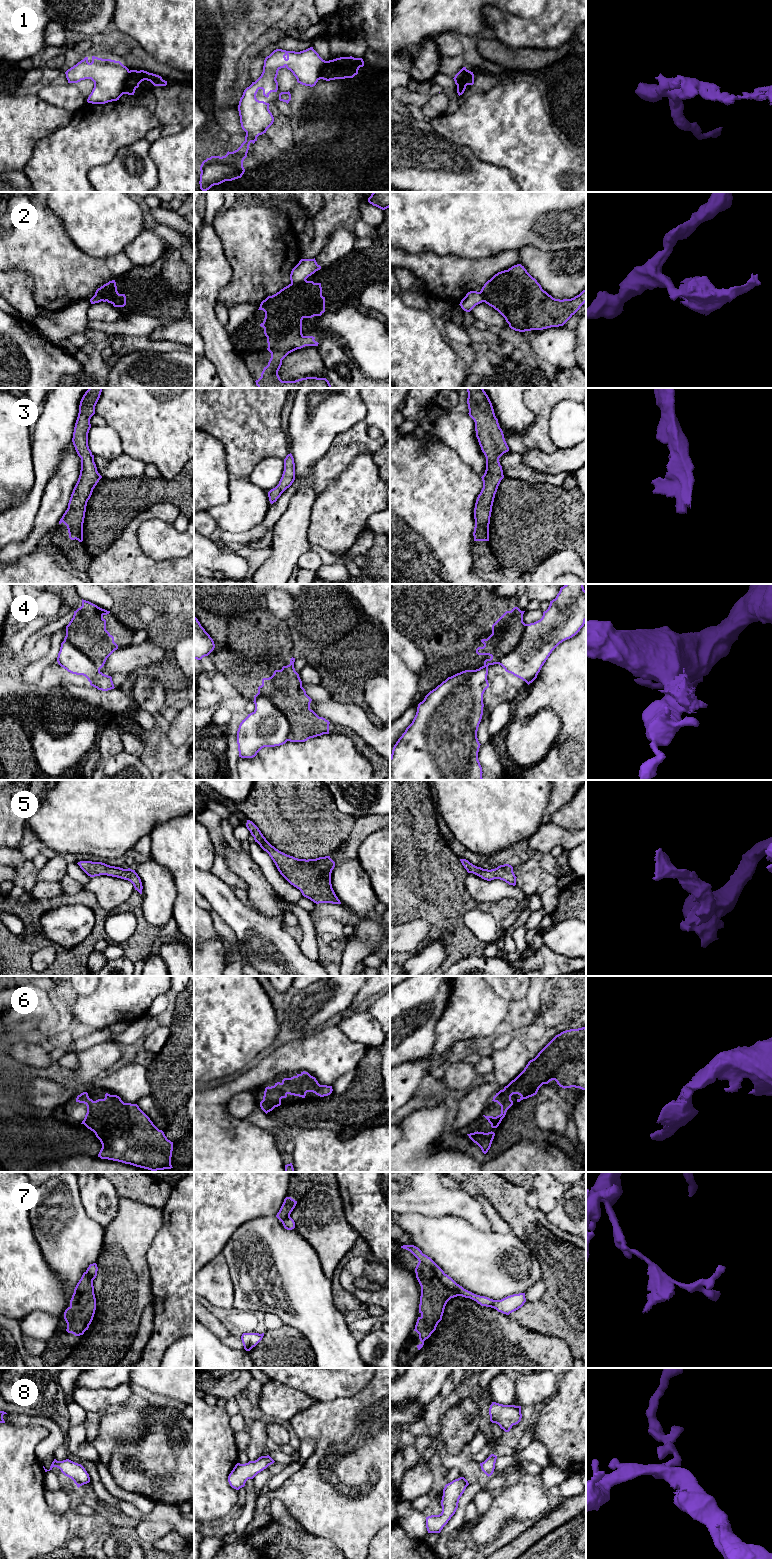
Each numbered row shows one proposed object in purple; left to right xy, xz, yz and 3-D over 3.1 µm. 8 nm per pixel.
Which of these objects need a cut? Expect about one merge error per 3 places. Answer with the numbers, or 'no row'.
1, 2, 4, 7

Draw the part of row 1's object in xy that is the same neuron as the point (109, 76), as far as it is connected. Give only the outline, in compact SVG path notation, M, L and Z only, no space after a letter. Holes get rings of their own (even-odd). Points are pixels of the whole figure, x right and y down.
M92 56L91 63L85 57L65 72L68 83L78 83L85 79L94 82L94 88L87 99L92 104L119 100L125 94L128 73L129 69L120 61L95 56Z

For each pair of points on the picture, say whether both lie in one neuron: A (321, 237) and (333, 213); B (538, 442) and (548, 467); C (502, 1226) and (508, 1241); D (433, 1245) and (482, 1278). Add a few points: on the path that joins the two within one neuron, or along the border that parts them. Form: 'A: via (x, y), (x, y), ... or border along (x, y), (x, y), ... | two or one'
A: via (323, 231), (325, 223), (329, 219) | one
B: border along (528, 447), (547, 453), (553, 453), (557, 449) | two
C: border along (494, 1230), (500, 1233), (511, 1232) | two
D: via (445, 1245), (449, 1245), (470, 1266) | one

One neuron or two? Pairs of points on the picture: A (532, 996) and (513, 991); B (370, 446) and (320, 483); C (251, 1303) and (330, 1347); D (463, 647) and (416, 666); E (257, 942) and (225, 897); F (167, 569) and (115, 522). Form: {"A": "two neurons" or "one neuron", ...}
{"A": "two neurons", "B": "one neuron", "C": "one neuron", "D": "two neurons", "E": "one neuron", "F": "two neurons"}

